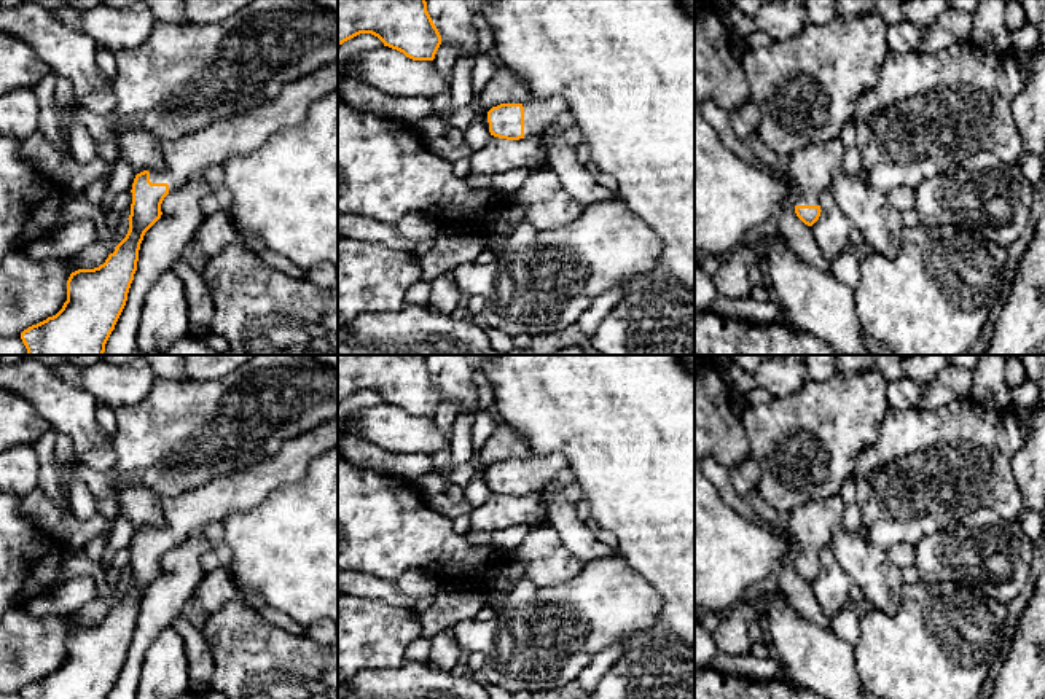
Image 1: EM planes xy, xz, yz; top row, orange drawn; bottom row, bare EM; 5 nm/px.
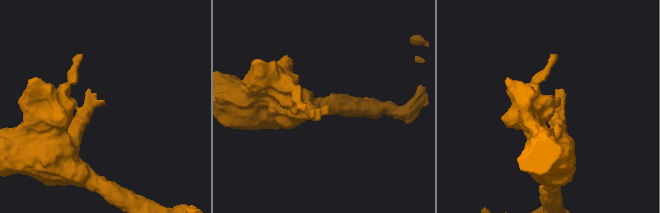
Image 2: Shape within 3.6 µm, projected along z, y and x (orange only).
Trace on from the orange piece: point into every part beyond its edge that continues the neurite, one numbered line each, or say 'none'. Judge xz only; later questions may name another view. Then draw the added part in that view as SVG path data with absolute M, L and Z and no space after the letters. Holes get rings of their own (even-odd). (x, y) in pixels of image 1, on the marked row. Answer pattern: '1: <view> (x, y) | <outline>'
1: xz (539, 115) | M530 97L526 102L515 102L524 107L524 139L542 137L548 126L556 124L558 118L569 110L561 97L537 100Z

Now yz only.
1: yz (813, 169) | M840 139L819 142L784 162L784 172L798 188L795 205L820 205L820 196L832 191L835 174L843 167L844 150Z

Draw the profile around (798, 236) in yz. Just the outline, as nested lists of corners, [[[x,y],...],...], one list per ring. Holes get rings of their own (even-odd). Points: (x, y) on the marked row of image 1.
[[[793,185],[792,193],[781,202],[771,229],[781,236],[790,250],[804,263],[822,272],[832,272],[832,264],[822,256],[811,226],[804,225],[795,213],[798,188]]]

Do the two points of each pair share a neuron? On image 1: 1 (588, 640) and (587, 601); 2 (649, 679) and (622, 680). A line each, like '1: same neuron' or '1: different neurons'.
1: same neuron
2: same neuron

